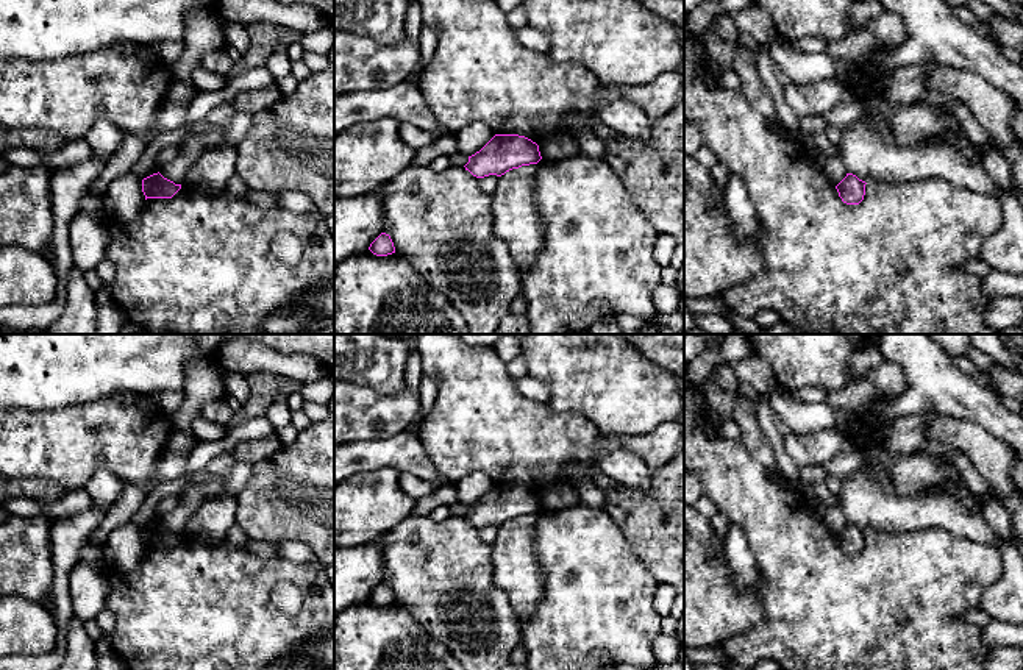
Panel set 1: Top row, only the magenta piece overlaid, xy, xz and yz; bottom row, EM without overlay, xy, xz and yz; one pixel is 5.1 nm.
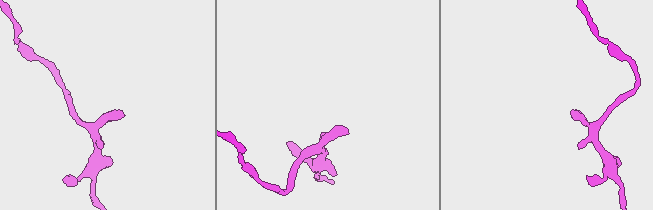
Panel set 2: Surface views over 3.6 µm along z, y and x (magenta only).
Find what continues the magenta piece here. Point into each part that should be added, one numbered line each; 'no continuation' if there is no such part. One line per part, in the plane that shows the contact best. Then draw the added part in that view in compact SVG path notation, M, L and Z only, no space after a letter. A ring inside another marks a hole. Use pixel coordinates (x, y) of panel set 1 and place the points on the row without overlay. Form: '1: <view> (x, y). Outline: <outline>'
no continuation

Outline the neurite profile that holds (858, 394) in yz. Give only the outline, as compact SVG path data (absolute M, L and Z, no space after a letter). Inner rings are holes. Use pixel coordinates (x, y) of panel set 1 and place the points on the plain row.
M867 378L851 381L847 387L829 392L826 403L834 409L861 411L868 403L879 400L879 392Z

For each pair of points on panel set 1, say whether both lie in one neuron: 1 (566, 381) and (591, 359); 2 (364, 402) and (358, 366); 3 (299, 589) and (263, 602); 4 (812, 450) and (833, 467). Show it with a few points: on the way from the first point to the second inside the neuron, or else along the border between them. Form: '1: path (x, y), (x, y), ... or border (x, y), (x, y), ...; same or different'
1: path (572, 375), (584, 363); same
2: border (350, 381), (372, 388), (380, 394), (397, 395); different
3: path (289, 598), (286, 602), (272, 602); same
4: border (847, 441), (822, 466); different

